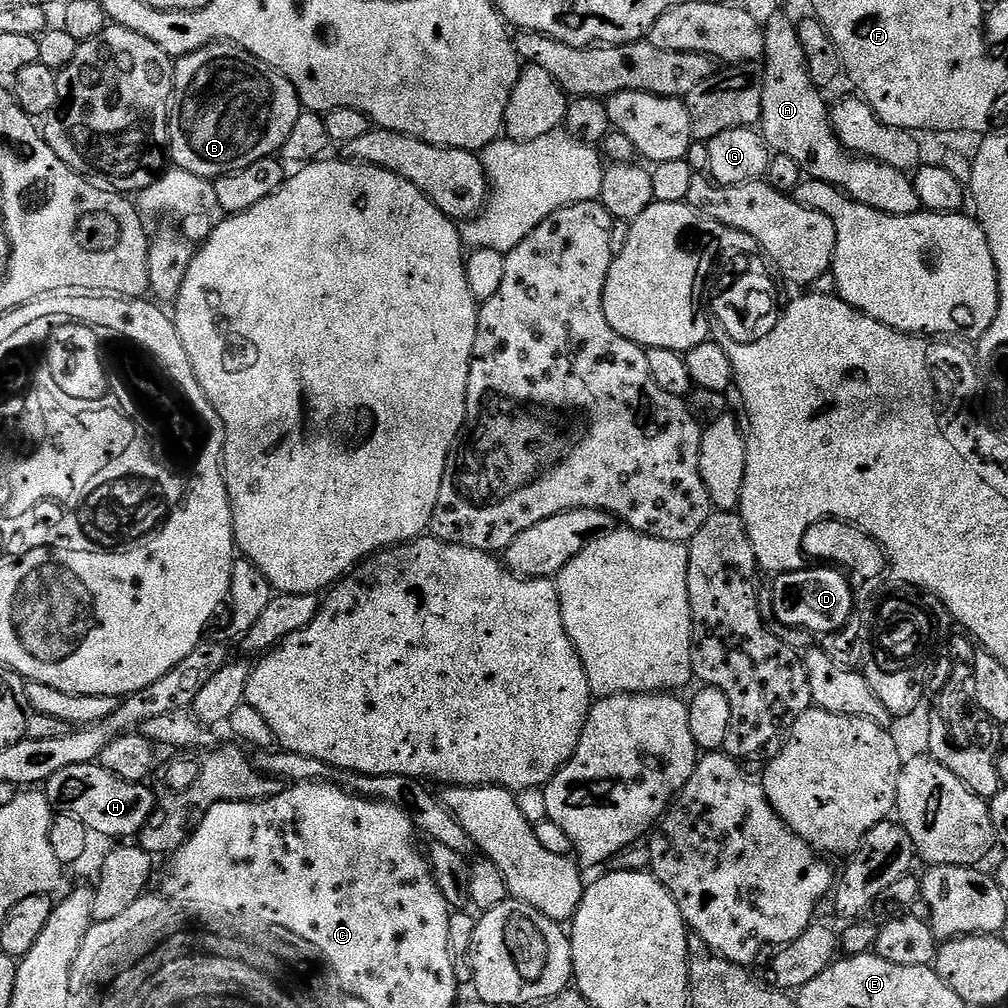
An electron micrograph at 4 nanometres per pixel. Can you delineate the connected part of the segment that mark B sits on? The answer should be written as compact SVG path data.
M227 42L207 44L206 47L199 48L196 52L179 57L175 61L172 73L172 90L174 99L170 105L170 119L168 121L168 151L171 163L177 168L190 170L190 174L198 174L210 181L215 181L217 176L225 176L231 172L246 170L246 166L250 166L267 156L276 156L286 142L286 138L290 138L290 130L294 130L294 122L298 122L302 111L302 105L294 86L281 72L276 72L258 58L251 56L245 48L238 48L236 45Z

